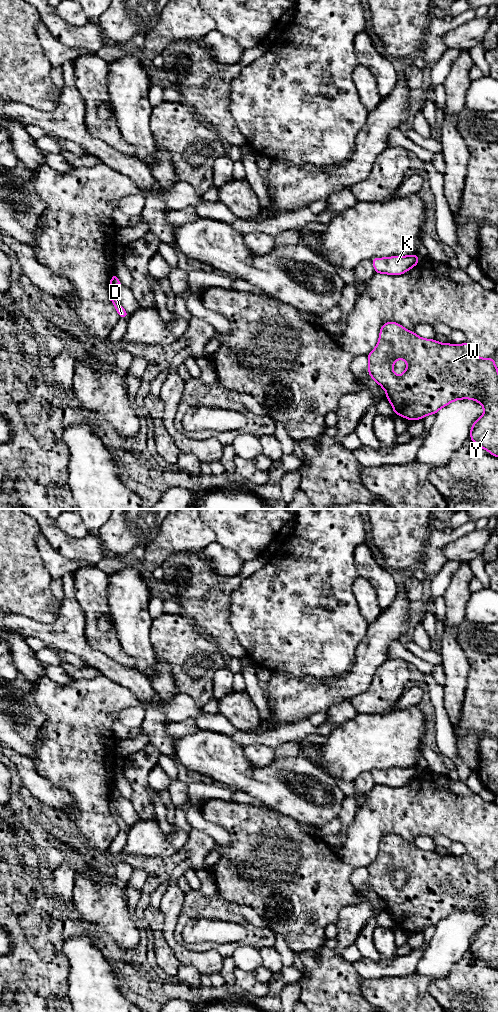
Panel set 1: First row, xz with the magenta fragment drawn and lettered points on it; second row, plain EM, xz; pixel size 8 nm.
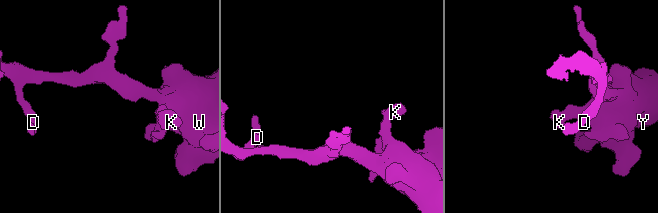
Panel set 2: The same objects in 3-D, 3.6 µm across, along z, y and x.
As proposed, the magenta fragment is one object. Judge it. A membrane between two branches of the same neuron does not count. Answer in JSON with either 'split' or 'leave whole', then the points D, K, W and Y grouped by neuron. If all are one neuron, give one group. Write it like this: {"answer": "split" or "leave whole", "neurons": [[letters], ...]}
{"answer": "leave whole", "neurons": [["D", "K", "W", "Y"]]}

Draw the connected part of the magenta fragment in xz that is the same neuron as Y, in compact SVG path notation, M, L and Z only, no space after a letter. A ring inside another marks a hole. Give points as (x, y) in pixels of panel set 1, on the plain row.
M394 833L382 837L375 861L366 868L369 888L386 903L386 911L391 915L395 927L410 933L421 932L459 911L479 914L484 926L472 936L469 949L474 956L498 969L498 881L494 868L480 870L467 853L453 857L423 851ZM397 871L407 873L407 880L400 888L393 885Z

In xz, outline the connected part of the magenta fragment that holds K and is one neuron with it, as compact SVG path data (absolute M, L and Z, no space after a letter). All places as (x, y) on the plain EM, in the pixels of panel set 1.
M416 765L409 768L392 768L387 770L375 769L371 772L376 786L402 787L416 778L420 771Z

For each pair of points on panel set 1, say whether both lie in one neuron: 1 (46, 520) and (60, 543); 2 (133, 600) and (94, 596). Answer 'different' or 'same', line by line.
1: same
2: different

